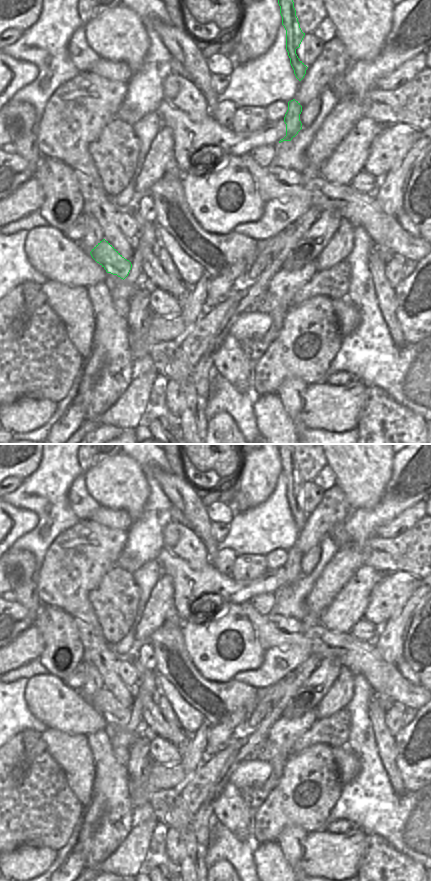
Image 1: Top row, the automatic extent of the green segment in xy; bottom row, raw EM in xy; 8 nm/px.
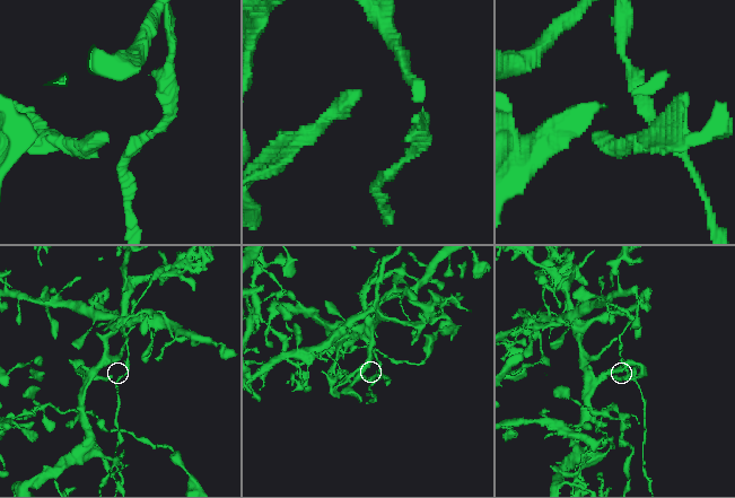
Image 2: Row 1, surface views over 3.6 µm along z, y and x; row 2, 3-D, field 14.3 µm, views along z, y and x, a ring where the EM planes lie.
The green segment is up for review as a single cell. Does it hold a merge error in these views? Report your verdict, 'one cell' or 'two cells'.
two cells

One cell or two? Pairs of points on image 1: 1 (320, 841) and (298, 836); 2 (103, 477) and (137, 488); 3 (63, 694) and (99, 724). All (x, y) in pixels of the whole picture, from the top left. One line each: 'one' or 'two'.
1: two
2: one
3: one

